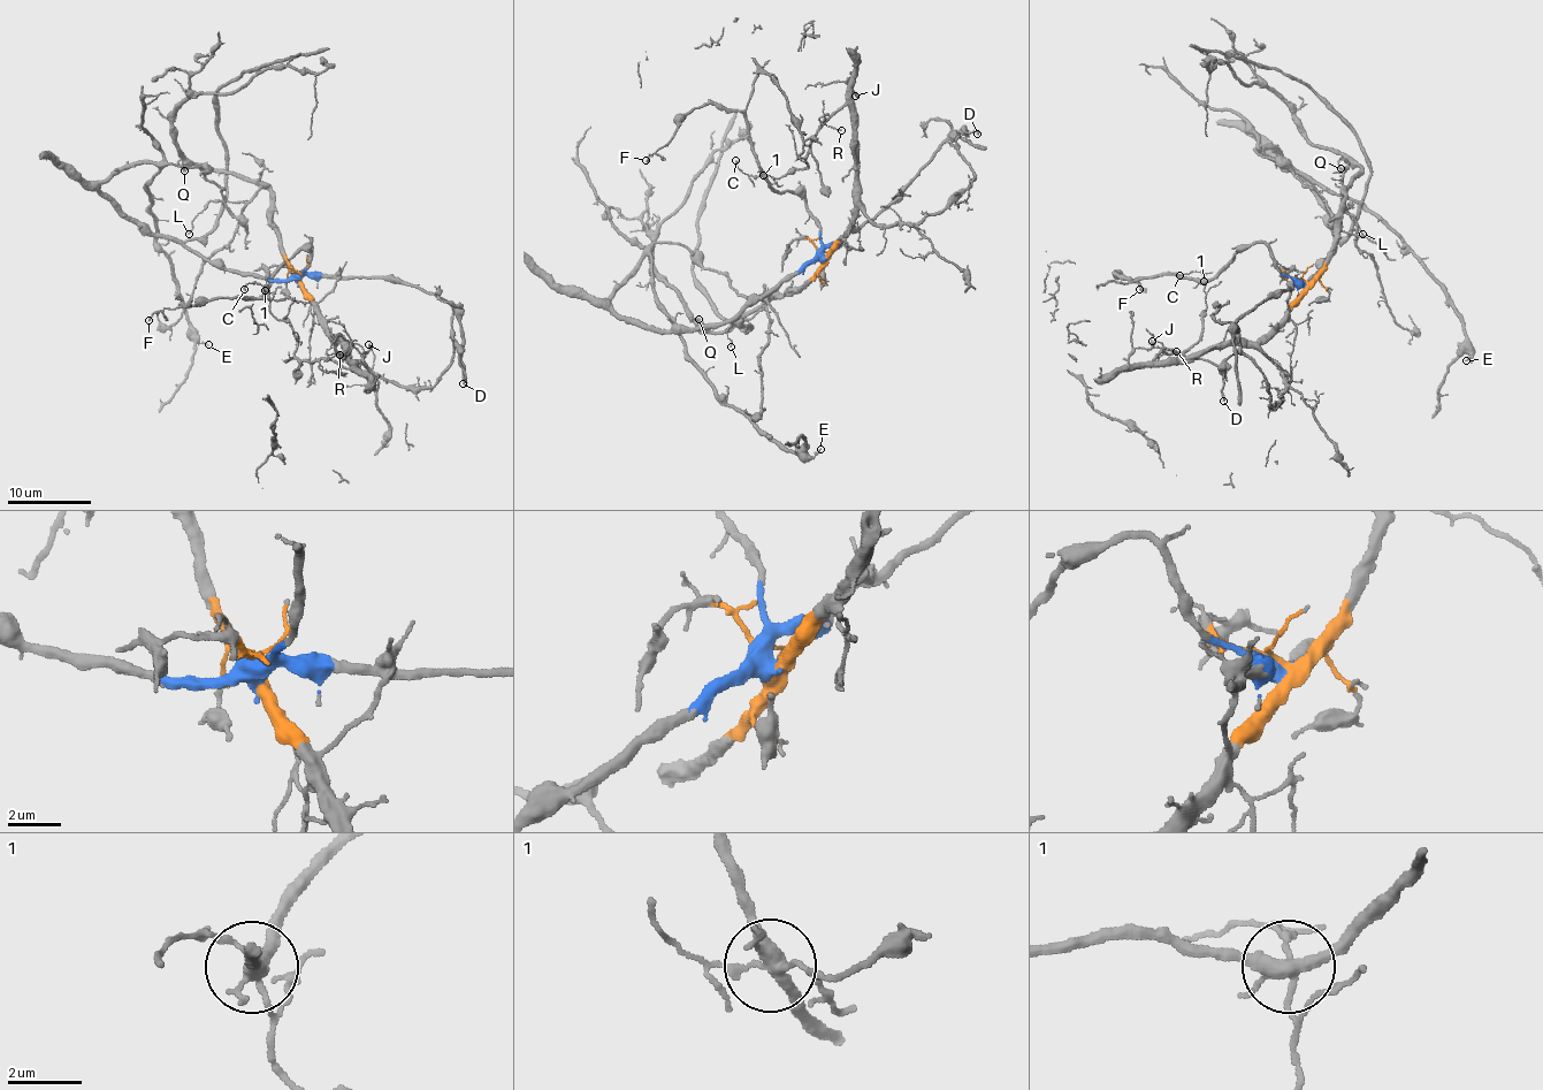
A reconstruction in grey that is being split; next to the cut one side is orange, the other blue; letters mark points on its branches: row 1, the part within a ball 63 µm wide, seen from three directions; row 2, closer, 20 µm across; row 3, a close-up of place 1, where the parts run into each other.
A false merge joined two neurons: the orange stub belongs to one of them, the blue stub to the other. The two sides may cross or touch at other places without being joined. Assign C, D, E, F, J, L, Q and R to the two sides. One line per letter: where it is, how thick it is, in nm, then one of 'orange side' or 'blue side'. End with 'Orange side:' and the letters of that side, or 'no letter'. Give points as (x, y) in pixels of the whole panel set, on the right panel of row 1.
C: place (1179, 275); calibre 110 nm; orange side
D: place (1223, 401); calibre 120 nm; orange side
E: place (1466, 360); calibre 120 nm; blue side
F: place (1139, 289); calibre 120 nm; blue side
J: place (1152, 341); calibre 170 nm; orange side
L: place (1362, 234); calibre 100 nm; orange side
Q: place (1341, 168); calibre 130 nm; orange side
R: place (1176, 351); calibre 80 nm; orange side
Orange side: C, D, J, L, Q, R

